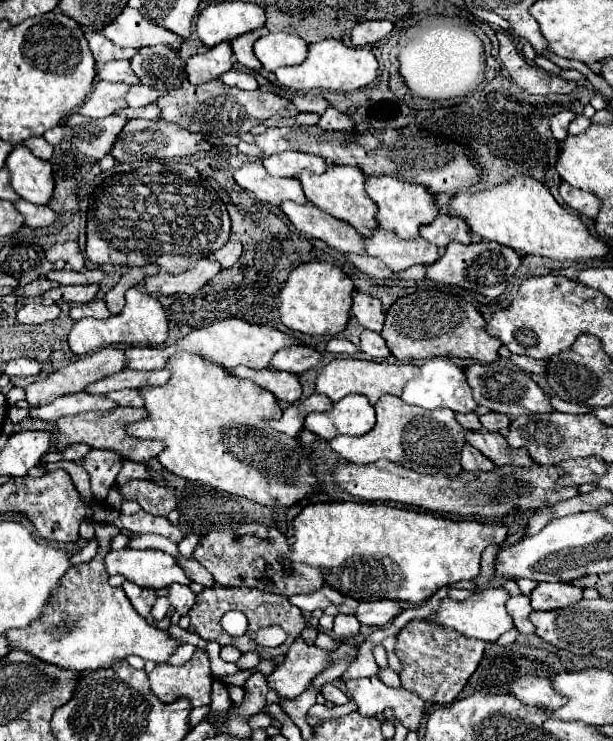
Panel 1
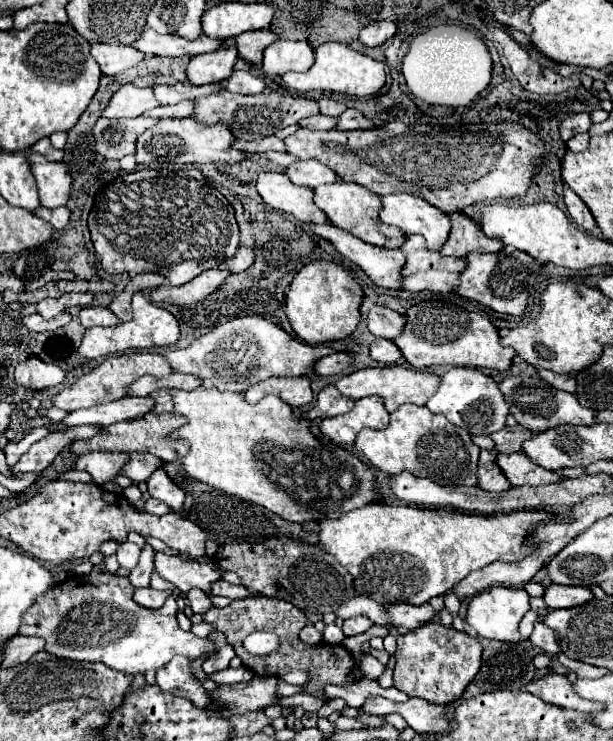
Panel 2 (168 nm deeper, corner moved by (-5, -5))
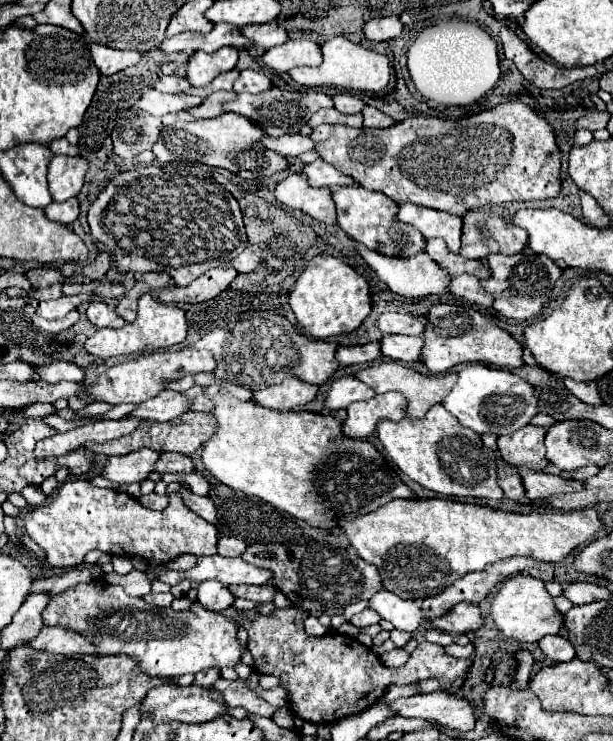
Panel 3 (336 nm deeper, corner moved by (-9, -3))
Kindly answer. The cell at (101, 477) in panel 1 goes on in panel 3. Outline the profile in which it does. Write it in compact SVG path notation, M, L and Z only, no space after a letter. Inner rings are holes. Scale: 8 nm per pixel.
M163 453L153 467L153 473L191 473L191 471L193 471L191 459L177 453Z

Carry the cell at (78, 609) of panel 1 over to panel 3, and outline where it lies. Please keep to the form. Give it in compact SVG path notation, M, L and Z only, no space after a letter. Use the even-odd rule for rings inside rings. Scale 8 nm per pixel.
M105 581L79 583L59 595L49 597L47 607L43 609L43 625L47 627L63 627L87 637L91 645L97 647L97 655L127 655L137 667L149 677L165 677L175 679L185 673L197 673L201 669L223 669L233 667L241 661L241 645L235 637L237 625L223 617L221 613L213 613L195 603L189 611L173 611L171 607L157 607L145 603L141 597L127 595L121 585L109 585Z

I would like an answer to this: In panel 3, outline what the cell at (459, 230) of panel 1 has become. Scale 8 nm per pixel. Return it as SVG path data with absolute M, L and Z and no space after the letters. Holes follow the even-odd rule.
M469 211L463 217L463 237L459 255L465 259L485 259L489 253L515 255L525 247L525 229L509 225L491 211Z

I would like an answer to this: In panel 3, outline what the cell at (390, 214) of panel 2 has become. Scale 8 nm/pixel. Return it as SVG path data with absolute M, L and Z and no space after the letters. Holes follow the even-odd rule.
M399 203L397 219L419 229L425 239L441 237L441 239L445 239L449 251L453 251L453 253L459 251L461 217L455 217L445 211L421 207L415 203Z

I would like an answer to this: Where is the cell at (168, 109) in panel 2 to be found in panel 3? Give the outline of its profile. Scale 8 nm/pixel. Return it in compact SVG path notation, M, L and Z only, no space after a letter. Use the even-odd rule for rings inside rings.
M217 91L217 93L211 93L209 97L203 99L201 105L197 107L189 107L185 111L189 111L195 119L205 119L205 117L219 117L223 111L221 111L221 105L229 99L233 99L235 93L233 91Z

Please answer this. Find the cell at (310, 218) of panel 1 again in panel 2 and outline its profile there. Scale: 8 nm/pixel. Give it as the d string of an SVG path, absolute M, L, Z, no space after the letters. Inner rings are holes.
M311 225L311 229L323 239L331 241L343 257L359 265L375 285L393 291L403 289L401 267L405 265L405 255L399 249L391 251L383 247L373 247L335 225Z

